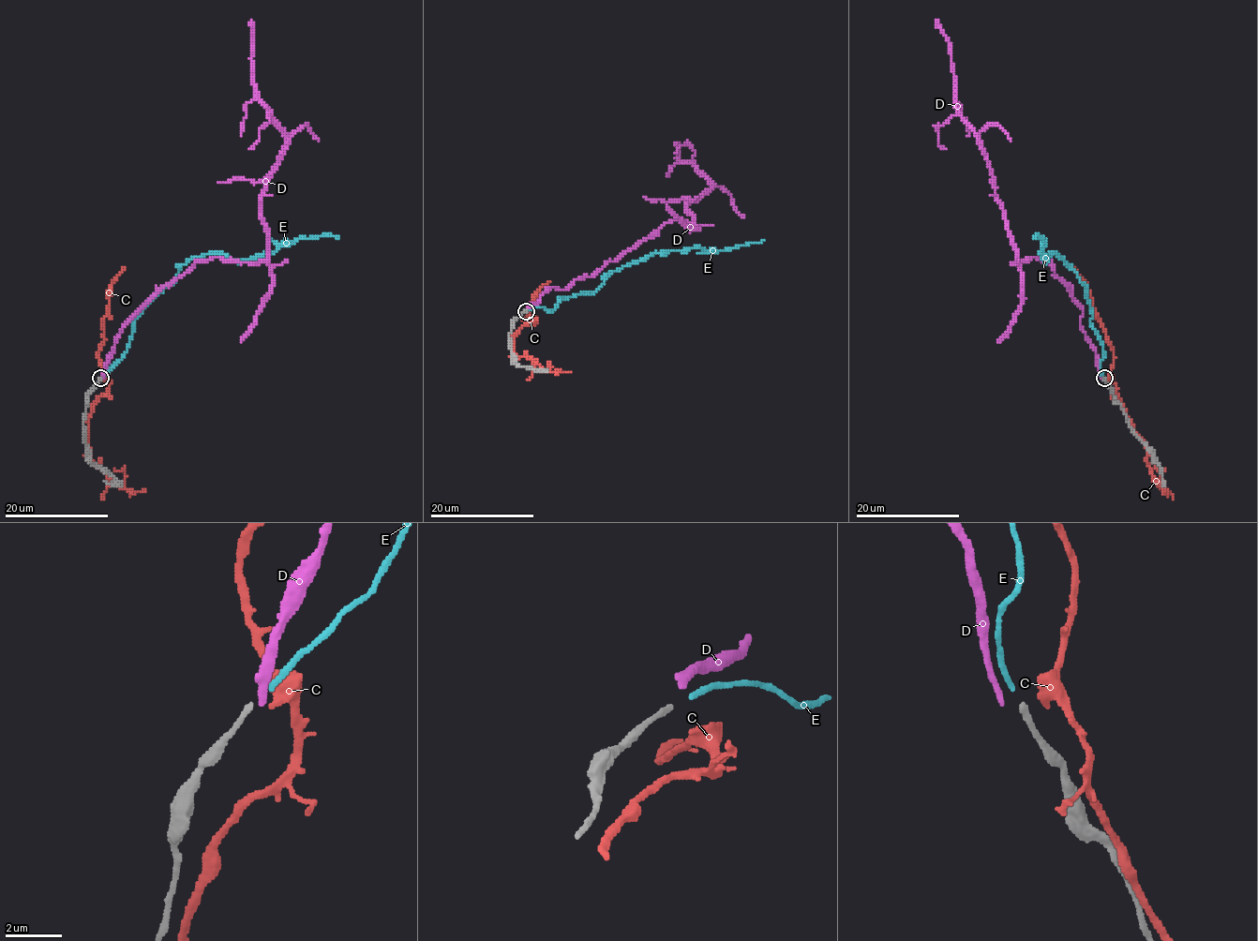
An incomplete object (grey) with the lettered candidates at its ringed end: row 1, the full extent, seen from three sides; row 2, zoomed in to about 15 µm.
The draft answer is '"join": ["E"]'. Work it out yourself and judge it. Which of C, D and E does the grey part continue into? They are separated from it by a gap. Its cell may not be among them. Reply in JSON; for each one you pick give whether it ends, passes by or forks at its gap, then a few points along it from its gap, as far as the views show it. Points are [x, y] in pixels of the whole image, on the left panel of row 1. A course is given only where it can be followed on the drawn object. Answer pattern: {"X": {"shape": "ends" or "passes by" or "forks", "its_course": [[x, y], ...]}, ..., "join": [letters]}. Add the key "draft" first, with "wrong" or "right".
{"draft": "right", "E": {"shape": "ends", "its_course": [[103, 376], [127, 351], [134, 319], [189, 260], [207, 253], [261, 259], [296, 239], [339, 238]]}, "join": ["E"]}

